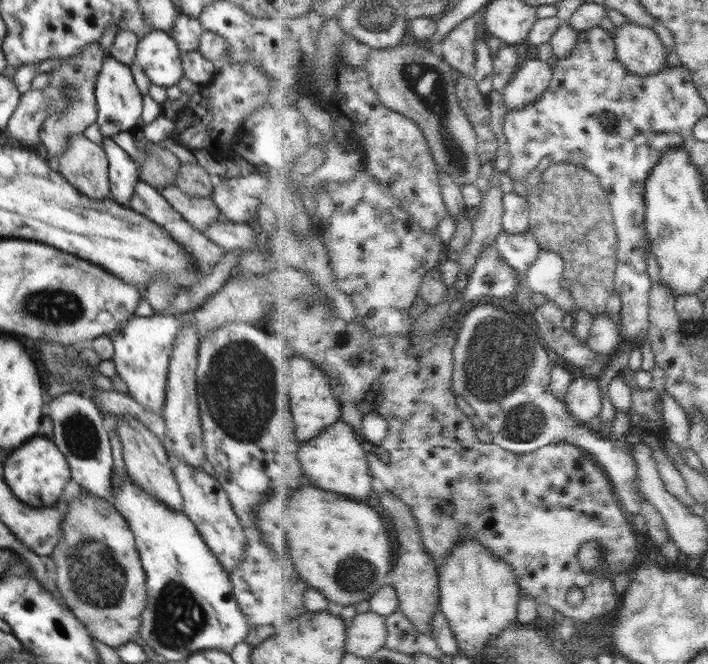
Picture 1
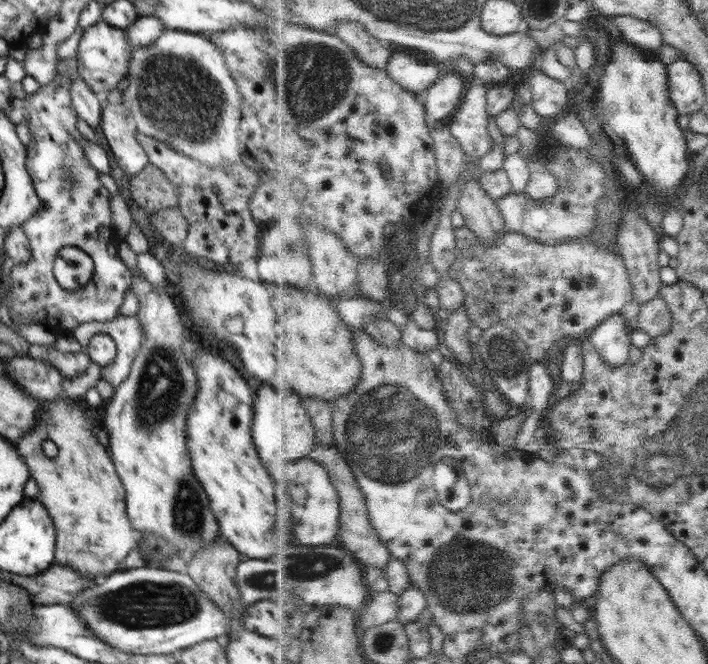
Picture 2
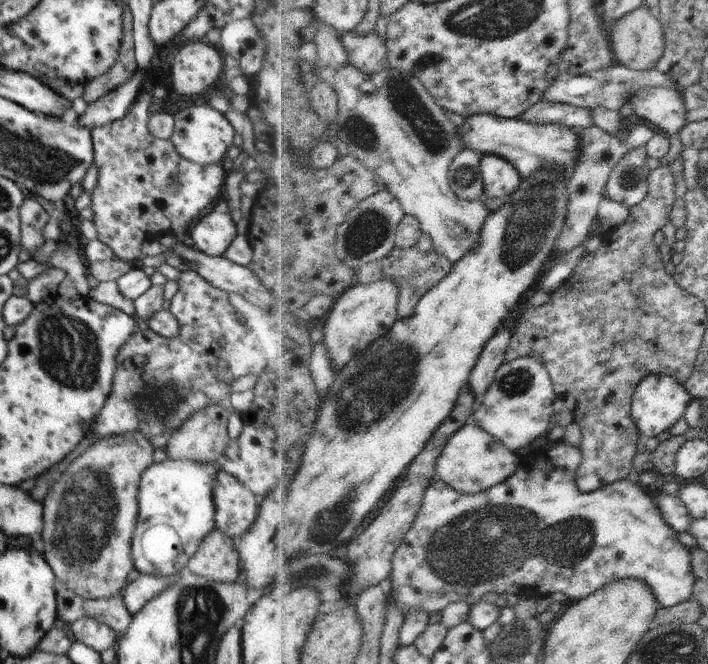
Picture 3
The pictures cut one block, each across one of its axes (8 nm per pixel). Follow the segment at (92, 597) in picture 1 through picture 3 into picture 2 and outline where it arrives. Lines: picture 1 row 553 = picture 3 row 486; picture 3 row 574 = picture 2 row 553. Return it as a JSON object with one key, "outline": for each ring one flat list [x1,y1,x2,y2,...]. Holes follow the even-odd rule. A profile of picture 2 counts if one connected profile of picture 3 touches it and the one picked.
{"outline":[[68,400,42,401,43,416,35,427,31,428,14,447,24,460,31,477,39,488,38,500,46,507,53,520,55,536,56,564,68,565,75,573,83,577,101,580,122,567,122,562,132,549,138,546,139,534,132,528,127,517,125,490,122,481,115,471,108,447,105,447,104,433,96,425,95,416,91,416,86,408],[44,440,52,440,58,449,55,458,45,456,42,449]]}

